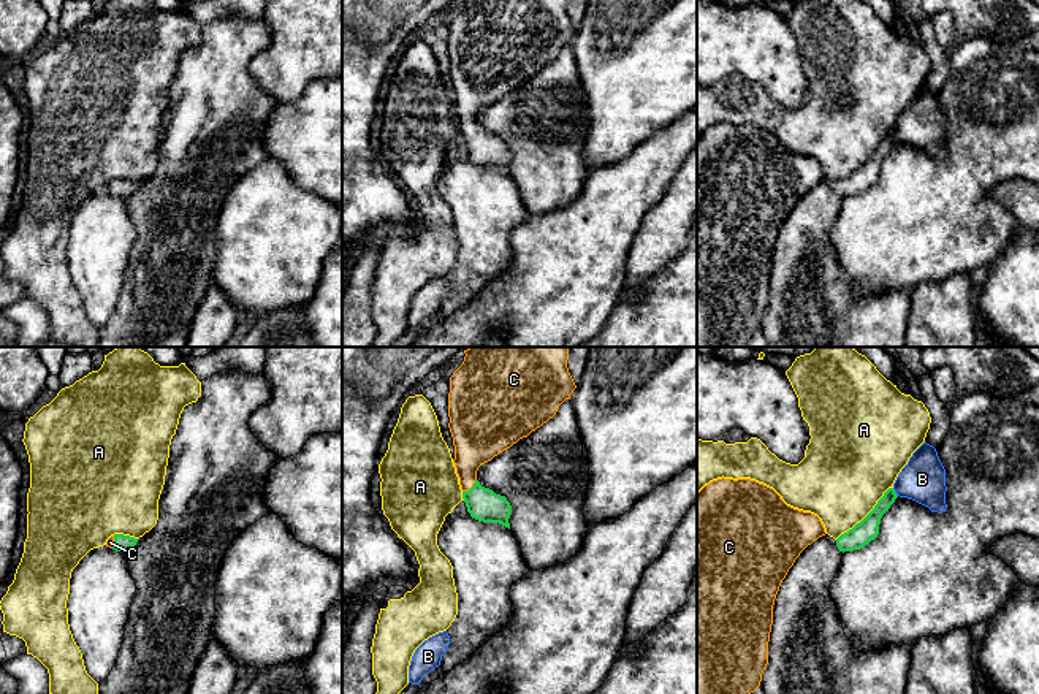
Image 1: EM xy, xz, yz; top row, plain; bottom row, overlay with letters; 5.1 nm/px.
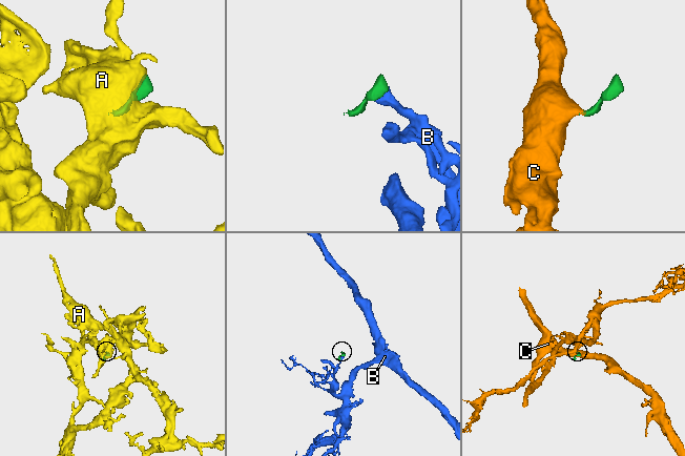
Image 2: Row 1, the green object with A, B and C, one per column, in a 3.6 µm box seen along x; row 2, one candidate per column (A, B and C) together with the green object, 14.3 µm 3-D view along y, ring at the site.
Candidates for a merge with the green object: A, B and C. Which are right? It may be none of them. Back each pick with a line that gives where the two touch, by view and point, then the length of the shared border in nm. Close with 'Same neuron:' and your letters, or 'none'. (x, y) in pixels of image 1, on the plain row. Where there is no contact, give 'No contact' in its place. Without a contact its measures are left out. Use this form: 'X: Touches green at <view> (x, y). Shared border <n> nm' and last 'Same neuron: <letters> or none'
C: Touches green at xz (472, 132). Shared border 100 nm
Same neuron: C

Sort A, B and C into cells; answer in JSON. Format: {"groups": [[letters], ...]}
{"groups": [["A"], ["B"], ["C"]]}

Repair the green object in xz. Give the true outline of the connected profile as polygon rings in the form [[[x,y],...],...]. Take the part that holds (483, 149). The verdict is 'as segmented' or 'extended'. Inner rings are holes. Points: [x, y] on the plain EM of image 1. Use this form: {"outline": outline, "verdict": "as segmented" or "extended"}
{"outline": [[[466,0],[450,22],[448,73],[455,90],[453,108],[472,163],[510,174],[510,147],[505,141],[481,132],[477,116],[553,63],[559,51],[570,44],[577,30],[567,5],[569,0]]], "verdict": "extended"}

